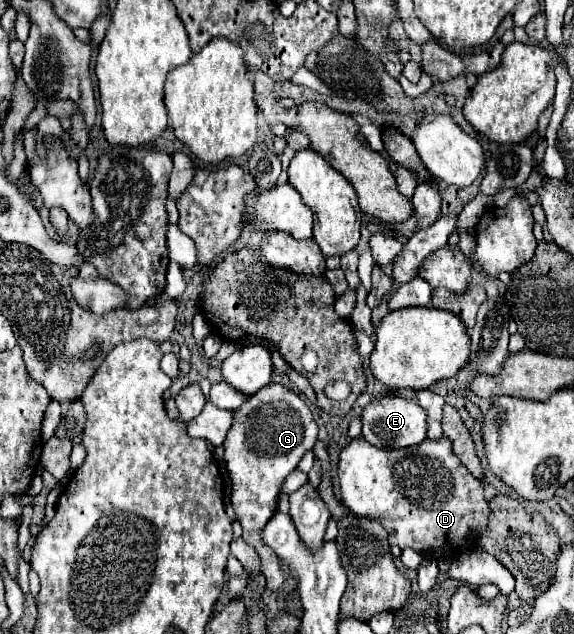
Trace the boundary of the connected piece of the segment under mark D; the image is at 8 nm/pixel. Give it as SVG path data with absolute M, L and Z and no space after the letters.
M362 436L350 440L342 452L338 462L338 480L342 490L342 504L350 508L354 514L362 514L378 520L386 530L390 544L406 546L418 552L430 552L432 556L450 556L450 550L472 546L482 526L486 526L486 518L490 514L488 502L482 494L482 482L476 480L462 462L452 454L450 442L446 438L438 442L424 440L420 446L402 448L402 450L380 450L368 444Z

